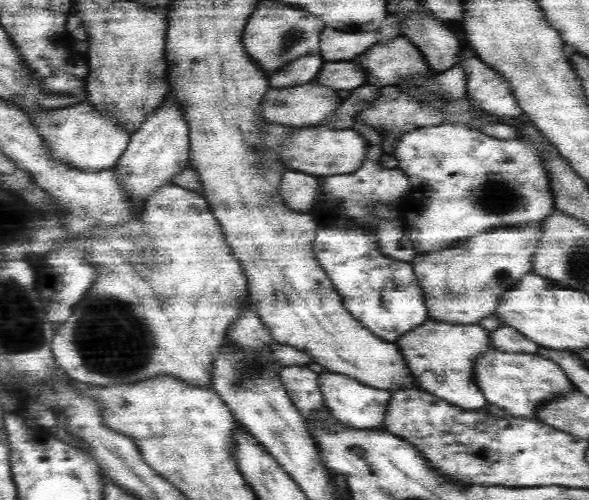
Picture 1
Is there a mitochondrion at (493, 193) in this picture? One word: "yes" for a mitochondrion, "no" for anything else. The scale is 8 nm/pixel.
yes

